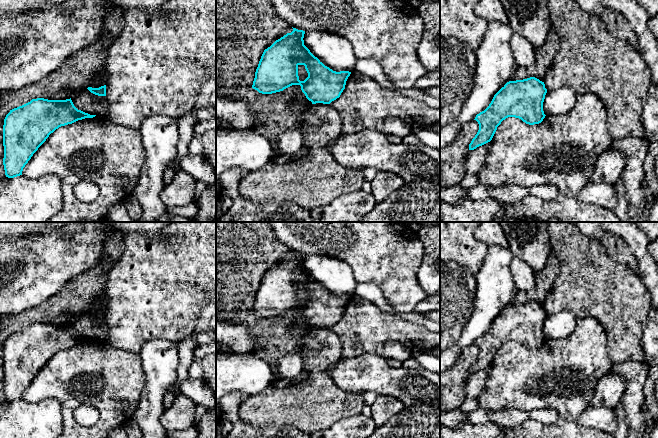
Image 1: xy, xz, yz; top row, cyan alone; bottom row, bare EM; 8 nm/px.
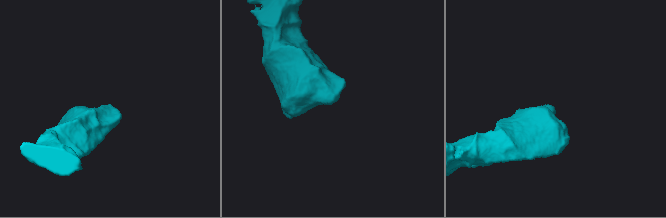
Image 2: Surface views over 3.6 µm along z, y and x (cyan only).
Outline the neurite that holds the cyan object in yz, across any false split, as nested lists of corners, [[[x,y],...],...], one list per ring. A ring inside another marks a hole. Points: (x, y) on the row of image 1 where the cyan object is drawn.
[[[535,77],[507,82],[493,97],[489,106],[476,115],[479,130],[469,144],[474,150],[490,142],[497,127],[508,117],[521,119],[529,125],[539,124],[545,118],[543,102],[547,89]]]

